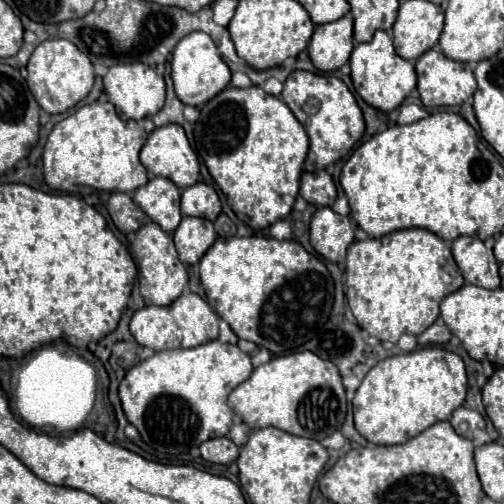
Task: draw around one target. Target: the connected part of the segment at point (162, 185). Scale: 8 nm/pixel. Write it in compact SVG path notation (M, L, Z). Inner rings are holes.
M151 178L145 186L137 188L133 194L135 204L157 222L167 234L173 234L181 222L179 210L179 188L167 178Z

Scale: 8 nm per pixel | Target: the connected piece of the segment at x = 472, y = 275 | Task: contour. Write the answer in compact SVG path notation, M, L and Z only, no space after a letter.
M459 236L453 242L451 250L465 282L491 290L501 286L499 264L493 256L493 250L489 250L479 238Z

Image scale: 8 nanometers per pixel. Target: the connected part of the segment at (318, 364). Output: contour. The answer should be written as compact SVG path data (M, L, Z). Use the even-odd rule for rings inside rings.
M309 350L277 356L257 366L253 374L229 394L227 404L249 428L275 426L319 442L337 432L347 416L345 388L337 366Z

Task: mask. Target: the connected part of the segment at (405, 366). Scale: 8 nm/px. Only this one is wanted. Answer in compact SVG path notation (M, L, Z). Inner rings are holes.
M427 346L409 354L389 356L373 366L353 398L357 432L371 444L403 444L435 422L449 420L453 410L465 404L467 374L461 356Z

